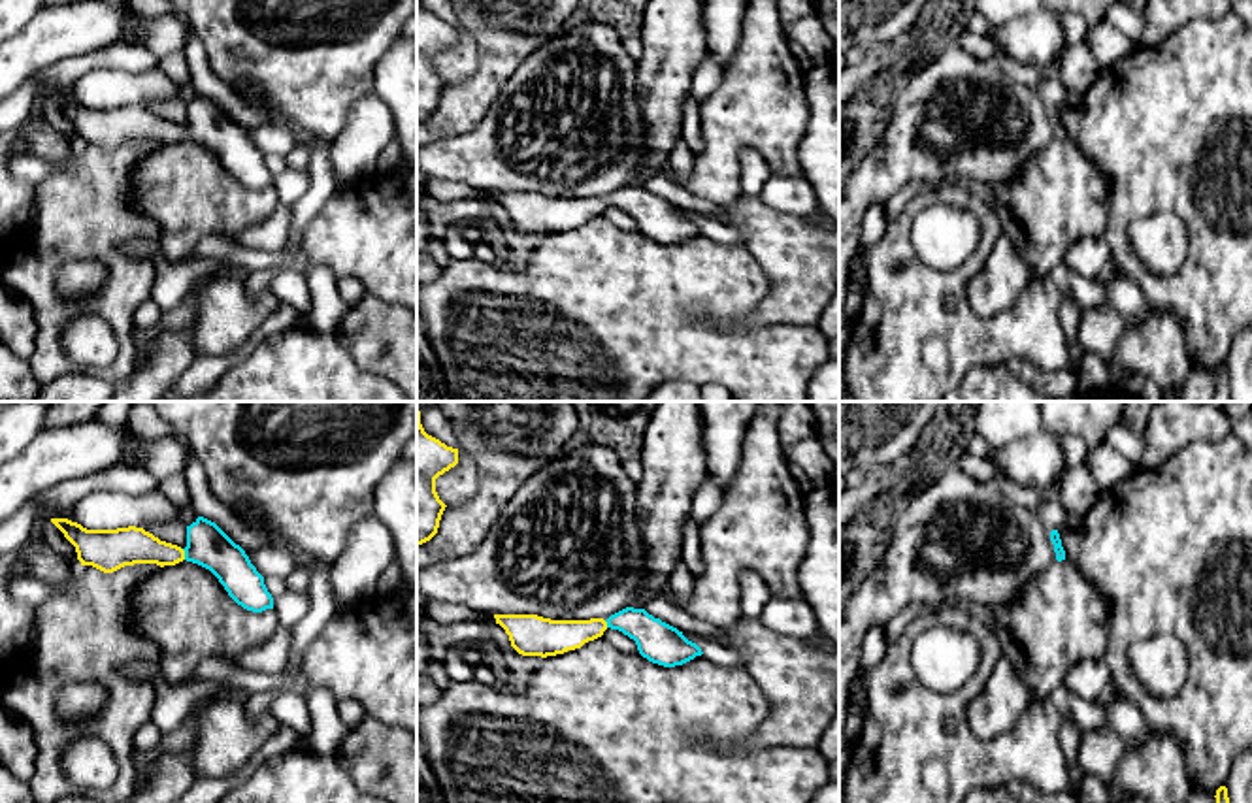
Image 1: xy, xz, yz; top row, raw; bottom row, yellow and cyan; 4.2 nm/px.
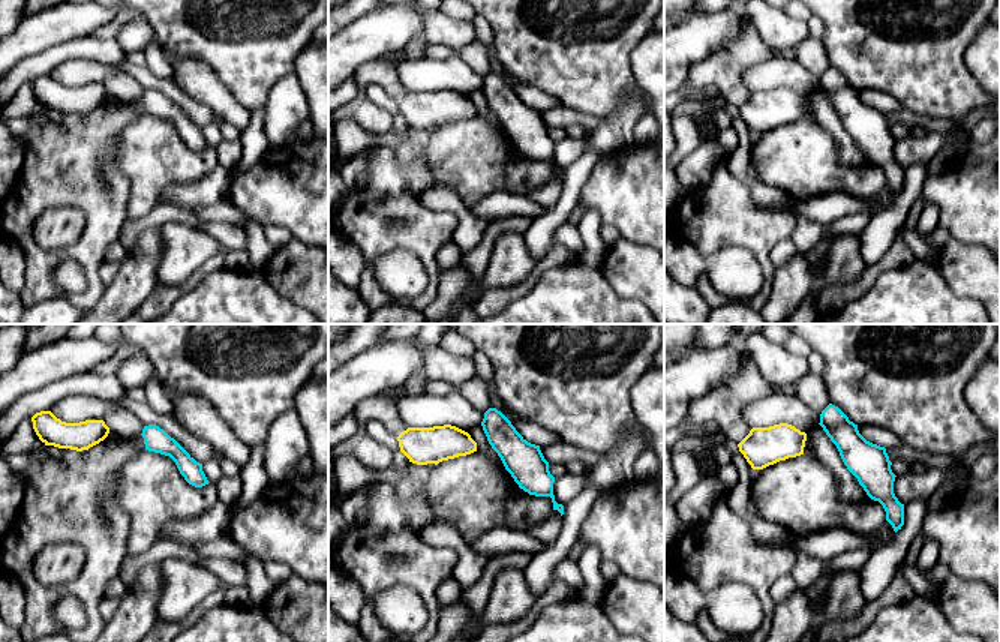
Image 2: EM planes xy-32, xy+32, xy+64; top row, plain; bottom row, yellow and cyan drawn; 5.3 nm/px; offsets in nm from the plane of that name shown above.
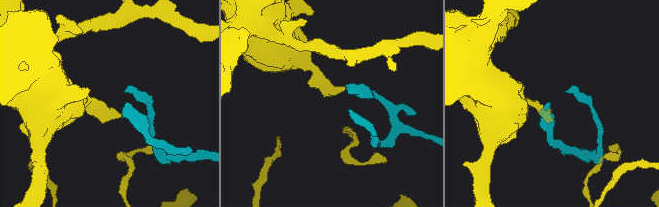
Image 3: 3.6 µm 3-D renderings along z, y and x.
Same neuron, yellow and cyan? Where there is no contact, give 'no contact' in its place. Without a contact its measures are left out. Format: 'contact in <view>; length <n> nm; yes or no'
contact in xy; length 50 nm; yes

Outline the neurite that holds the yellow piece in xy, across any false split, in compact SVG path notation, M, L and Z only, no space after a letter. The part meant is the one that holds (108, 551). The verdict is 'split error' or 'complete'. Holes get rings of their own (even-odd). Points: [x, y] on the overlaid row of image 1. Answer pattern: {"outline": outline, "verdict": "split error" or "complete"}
{"outline": "M198 516L187 526L187 547L160 541L143 528L87 530L68 518L51 522L75 547L81 565L113 573L124 565L156 564L175 565L183 560L209 569L228 596L247 611L273 609L273 598L264 577L251 564L245 550L236 545L215 522Z", "verdict": "split error"}

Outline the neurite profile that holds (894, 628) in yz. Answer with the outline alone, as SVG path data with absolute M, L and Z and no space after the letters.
M911 603L907 605L901 613L898 613L888 624L886 624L886 635L888 635L888 643L896 641L903 630L914 620L918 618L922 613L926 611L926 607L922 603Z

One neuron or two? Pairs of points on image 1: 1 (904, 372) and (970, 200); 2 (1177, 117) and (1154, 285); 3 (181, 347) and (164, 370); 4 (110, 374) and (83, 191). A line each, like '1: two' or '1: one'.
1: one
2: one
3: one
4: one

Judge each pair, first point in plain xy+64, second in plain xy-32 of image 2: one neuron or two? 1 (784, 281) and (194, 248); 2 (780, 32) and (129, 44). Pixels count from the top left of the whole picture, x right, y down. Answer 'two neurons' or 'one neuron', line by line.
1: one neuron
2: one neuron

